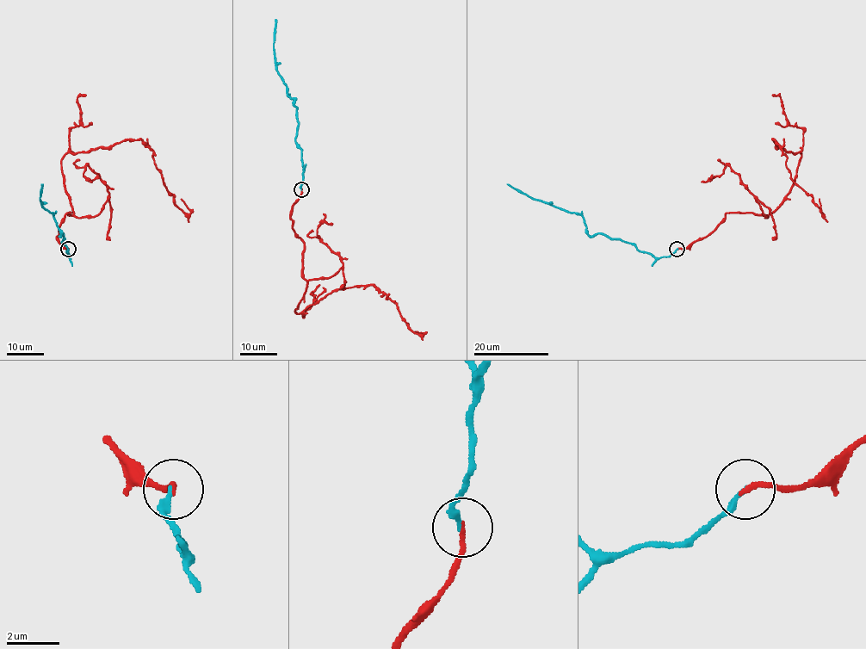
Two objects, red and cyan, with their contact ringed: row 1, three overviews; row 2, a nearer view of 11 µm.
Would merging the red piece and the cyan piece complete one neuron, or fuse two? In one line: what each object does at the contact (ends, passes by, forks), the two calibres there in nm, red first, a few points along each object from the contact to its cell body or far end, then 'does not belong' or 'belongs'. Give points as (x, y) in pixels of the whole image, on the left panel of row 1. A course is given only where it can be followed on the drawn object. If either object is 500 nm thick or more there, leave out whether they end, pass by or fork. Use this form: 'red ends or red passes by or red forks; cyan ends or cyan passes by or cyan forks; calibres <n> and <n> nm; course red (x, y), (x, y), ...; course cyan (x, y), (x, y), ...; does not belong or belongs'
red ends; cyan ends; calibres 190 and 200 nm; course red (68, 249), (57, 237), (73, 213), (61, 159), (70, 152), (140, 139), (173, 202), (189, 214), (181, 199); course cyan (68, 249), (70, 258), (53, 214), (40, 200), (42, 184); belongs

